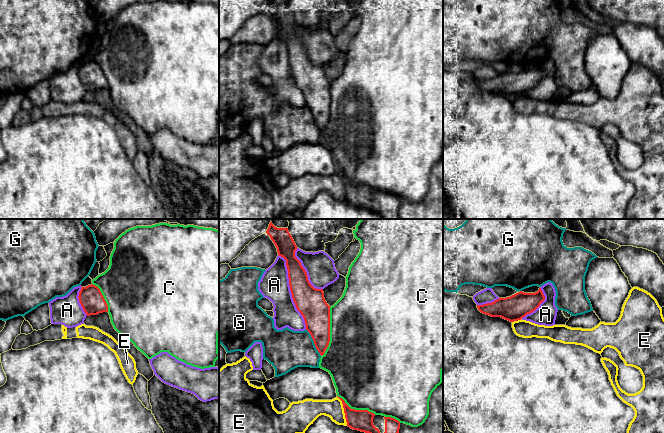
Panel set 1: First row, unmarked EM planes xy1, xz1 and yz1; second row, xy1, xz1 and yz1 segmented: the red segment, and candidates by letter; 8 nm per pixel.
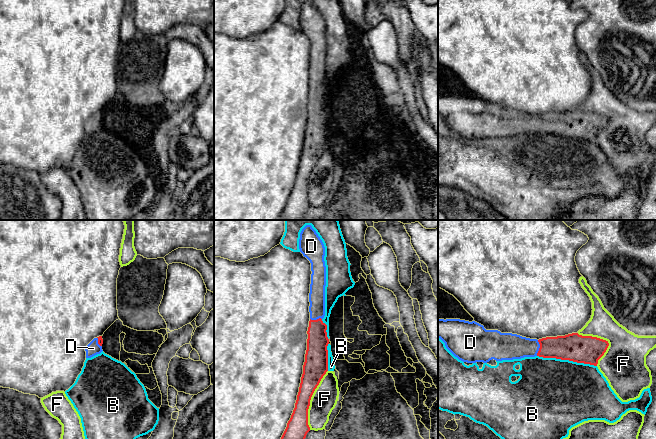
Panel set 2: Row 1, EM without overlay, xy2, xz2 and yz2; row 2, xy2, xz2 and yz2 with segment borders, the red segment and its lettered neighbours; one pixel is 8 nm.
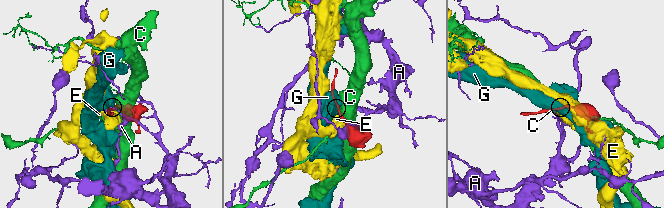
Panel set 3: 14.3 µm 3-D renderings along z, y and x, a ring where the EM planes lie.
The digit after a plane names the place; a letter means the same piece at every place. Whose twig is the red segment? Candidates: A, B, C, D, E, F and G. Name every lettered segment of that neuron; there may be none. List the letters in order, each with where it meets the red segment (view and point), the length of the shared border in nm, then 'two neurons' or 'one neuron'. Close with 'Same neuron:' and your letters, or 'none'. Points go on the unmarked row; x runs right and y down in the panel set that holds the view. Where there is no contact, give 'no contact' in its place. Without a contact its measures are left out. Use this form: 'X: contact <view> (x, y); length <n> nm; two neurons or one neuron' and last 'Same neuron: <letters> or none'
A: contact xz1 (291, 67); length 650 nm; two neurons
B: contact yz2 (567, 135); length 480 nm; two neurons
C: contact xz1 (329, 108); length 400 nm; two neurons
D: contact yz2 (539, 124); length 130 nm; one neuron
E: contact xz1 (344, 187); length 260 nm; two neurons
F: contact xz2 (310, 175); length 500 nm; two neurons
G: contact xz1 (314, 118); length 240 nm; two neurons
Same neuron: D

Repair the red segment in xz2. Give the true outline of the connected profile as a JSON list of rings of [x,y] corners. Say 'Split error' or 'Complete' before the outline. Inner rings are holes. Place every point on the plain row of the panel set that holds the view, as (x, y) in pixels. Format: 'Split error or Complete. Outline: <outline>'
Split error. Outline: [[[306,1],[302,5],[299,25],[311,39],[310,97],[303,150],[295,184],[279,220],[304,220],[306,211],[310,207],[308,201],[310,176],[321,155],[328,147],[327,122],[329,115],[326,108],[327,101],[322,97],[325,92],[325,23],[311,1]]]

